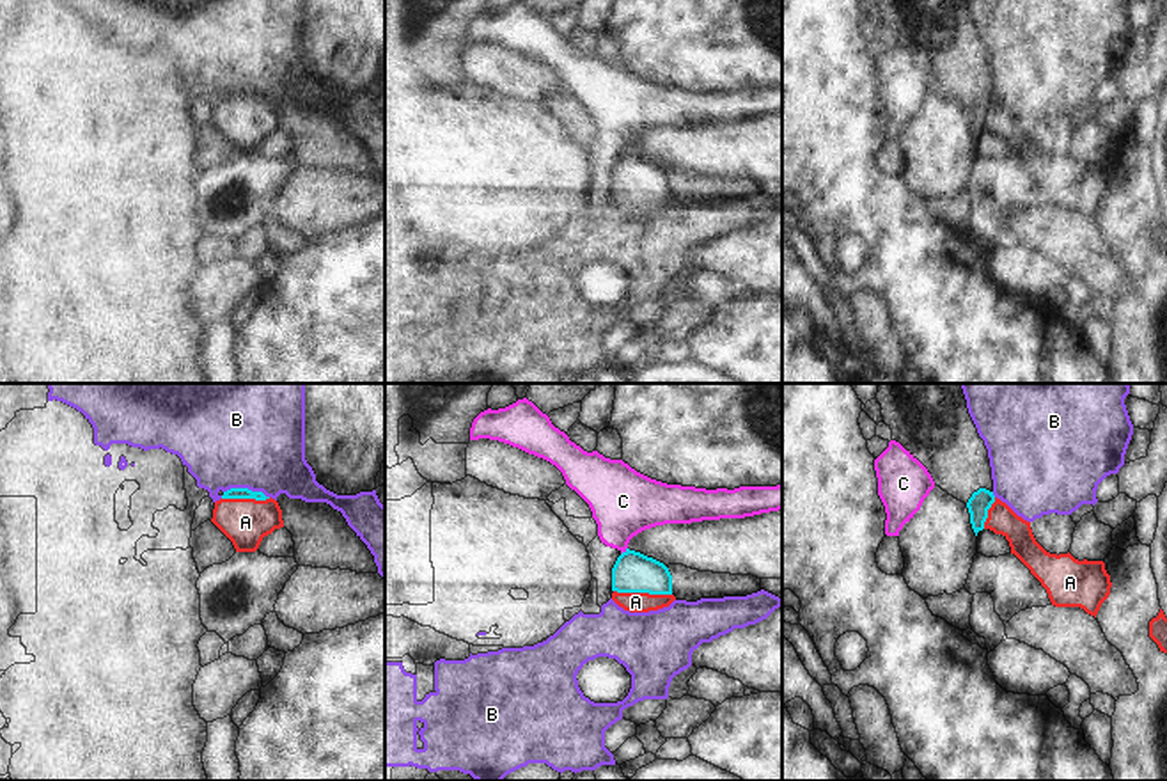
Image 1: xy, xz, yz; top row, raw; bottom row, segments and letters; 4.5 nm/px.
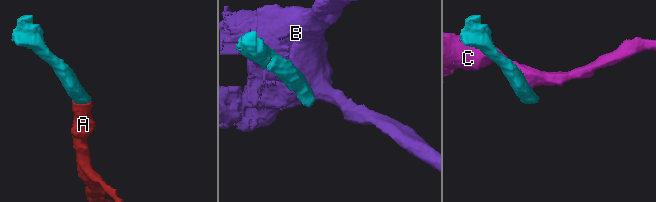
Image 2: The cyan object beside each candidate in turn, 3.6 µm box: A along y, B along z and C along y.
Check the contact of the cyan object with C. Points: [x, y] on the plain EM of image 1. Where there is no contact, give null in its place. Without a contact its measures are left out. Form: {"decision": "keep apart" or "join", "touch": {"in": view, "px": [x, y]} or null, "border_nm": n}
{"decision": "keep apart", "touch": {"in": "xz", "px": [626, 153]}, "border_nm": 50}

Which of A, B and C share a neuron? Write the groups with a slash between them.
A / B / C

